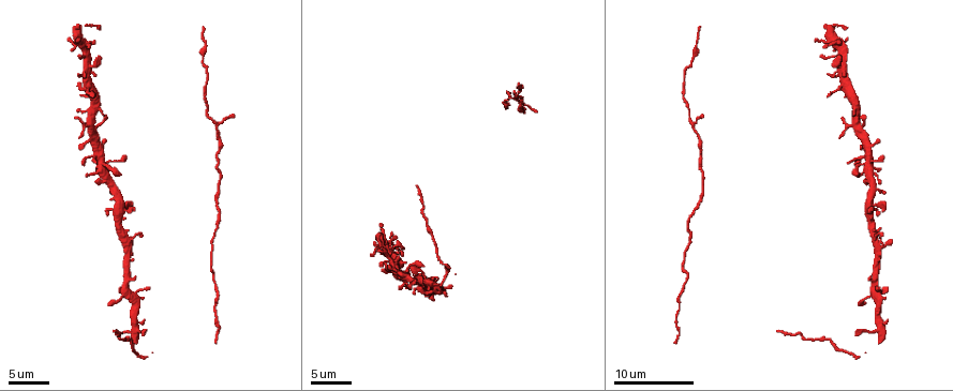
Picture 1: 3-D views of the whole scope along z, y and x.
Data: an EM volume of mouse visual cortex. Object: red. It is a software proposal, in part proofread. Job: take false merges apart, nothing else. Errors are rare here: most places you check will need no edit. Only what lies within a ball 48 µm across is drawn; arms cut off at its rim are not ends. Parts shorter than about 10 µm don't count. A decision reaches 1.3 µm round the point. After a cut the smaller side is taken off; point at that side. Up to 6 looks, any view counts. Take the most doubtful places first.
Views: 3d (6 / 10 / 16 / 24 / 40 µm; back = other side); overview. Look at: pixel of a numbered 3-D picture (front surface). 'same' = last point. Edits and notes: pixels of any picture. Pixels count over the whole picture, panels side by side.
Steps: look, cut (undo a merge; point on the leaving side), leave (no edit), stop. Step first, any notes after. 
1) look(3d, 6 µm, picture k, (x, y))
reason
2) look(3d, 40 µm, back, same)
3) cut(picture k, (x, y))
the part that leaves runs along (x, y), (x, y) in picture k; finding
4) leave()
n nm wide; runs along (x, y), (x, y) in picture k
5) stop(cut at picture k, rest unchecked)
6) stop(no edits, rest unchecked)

look(3d, 6 µm, picture 1, (422, 204))

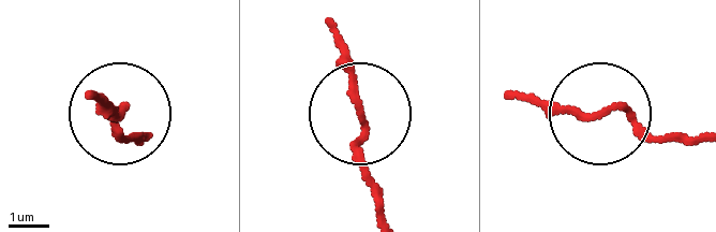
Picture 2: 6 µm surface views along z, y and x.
leave()
runs along (596, 116), (507, 96) in picture 2; all the same cell

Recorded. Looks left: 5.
look(3d, 10 µm, picture 1, (691, 118))
two arms in line, one across

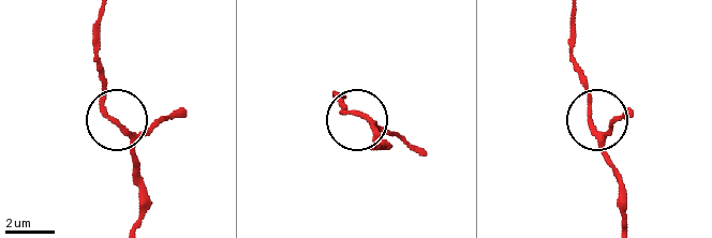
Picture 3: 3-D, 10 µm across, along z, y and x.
leave()
runs along (137, 222), (141, 173), (127, 130), (106, 112), (100, 64) in picture 3; all the same cell

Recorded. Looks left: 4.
look(3d, 10 µm, picture 1, (855, 101))

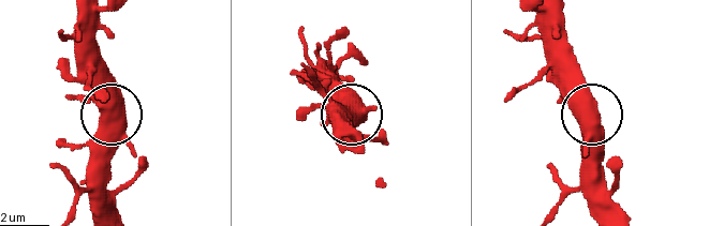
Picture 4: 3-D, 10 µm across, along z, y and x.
look(3d, 6 µm, same)

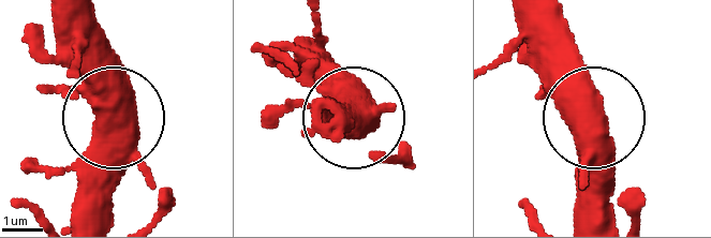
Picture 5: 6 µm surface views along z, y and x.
leave()
runs along (600, 212), (589, 78), (568, 31) in picture 5; one cell here

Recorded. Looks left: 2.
stop(no edits, rest unchecked)

